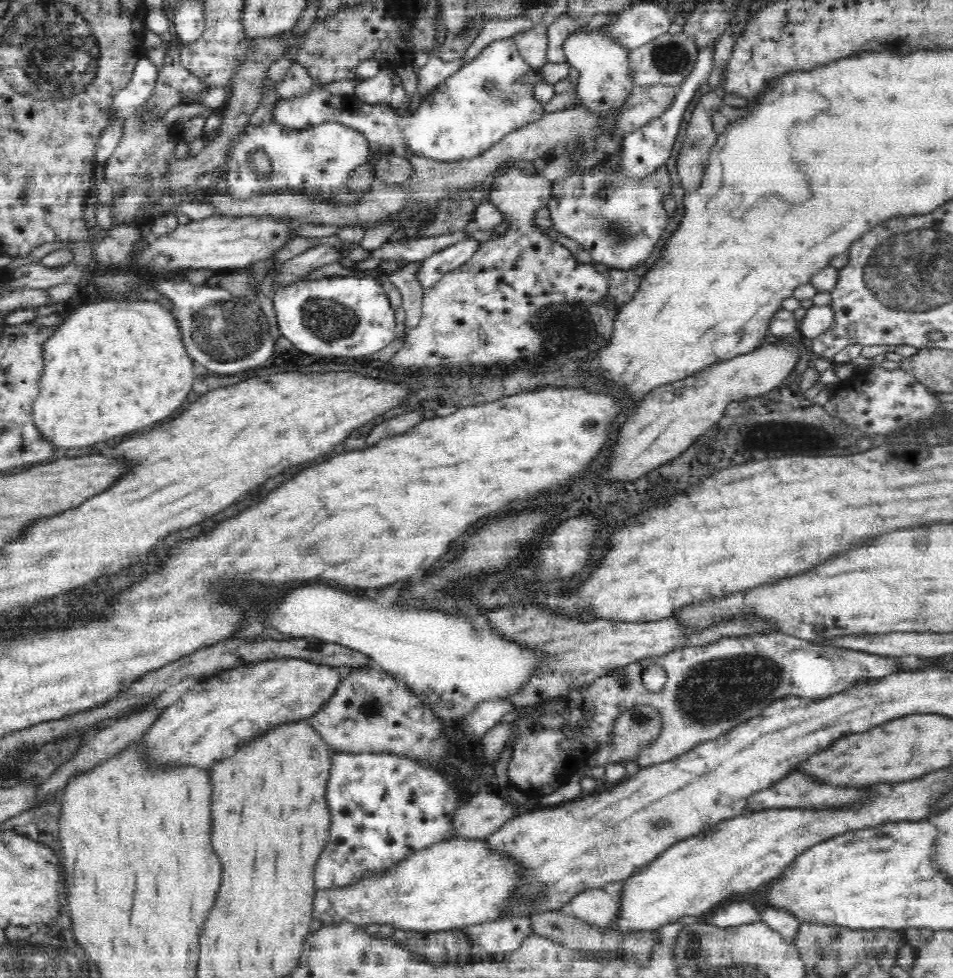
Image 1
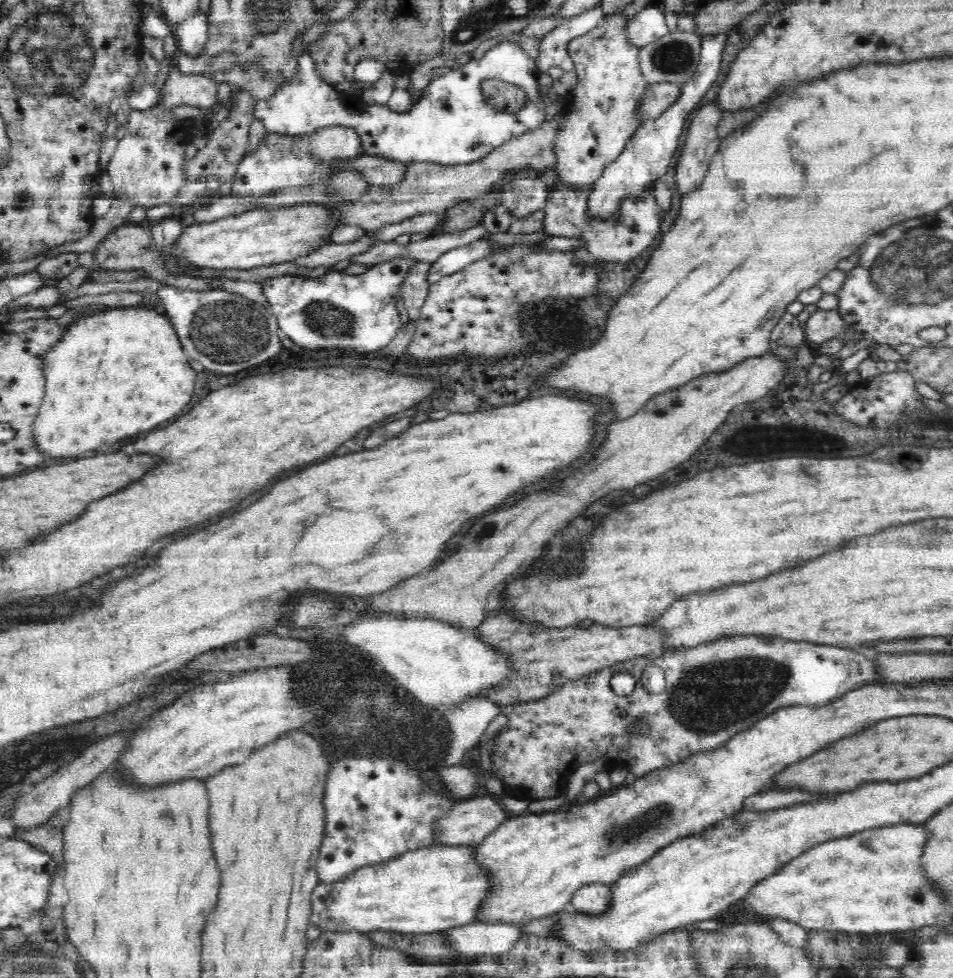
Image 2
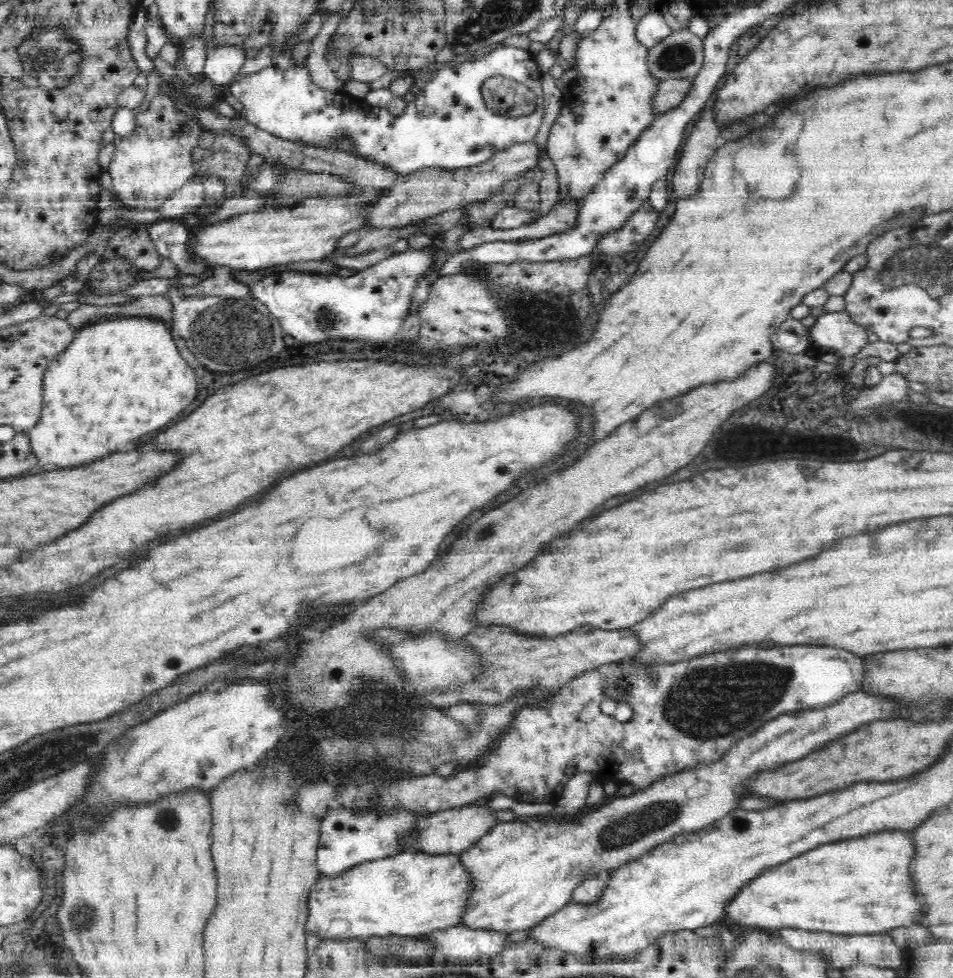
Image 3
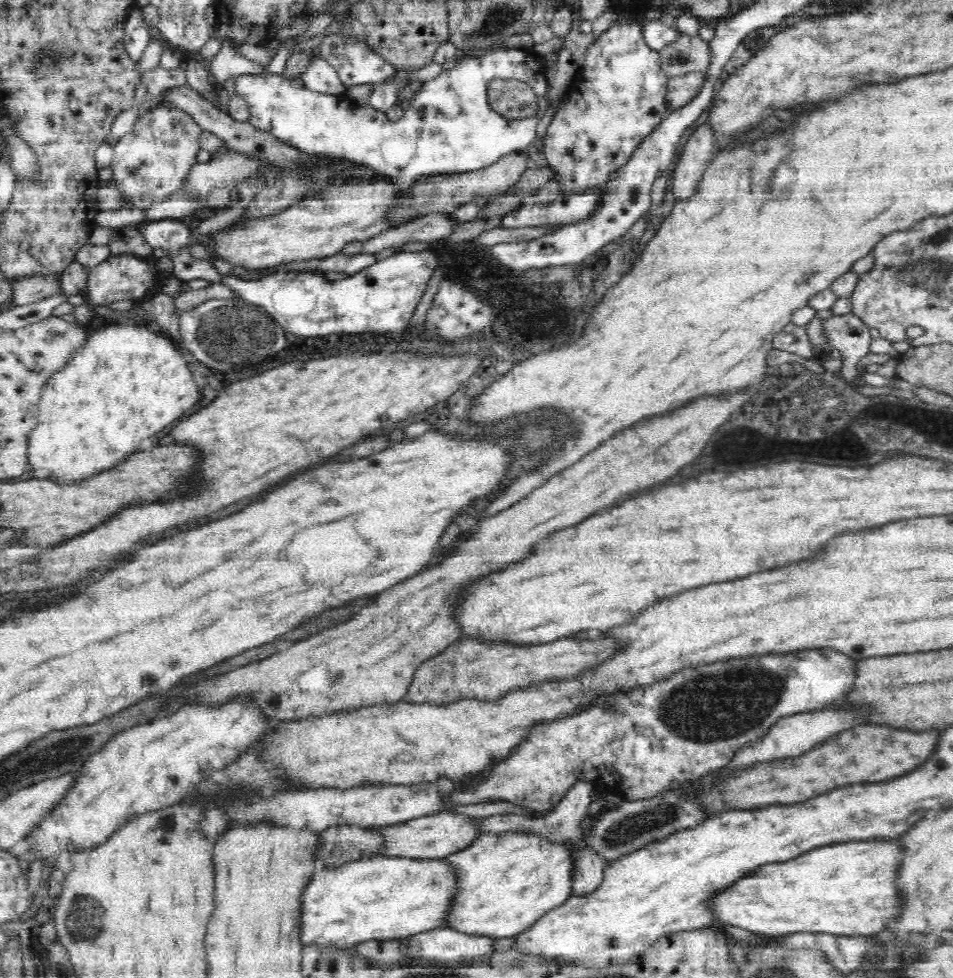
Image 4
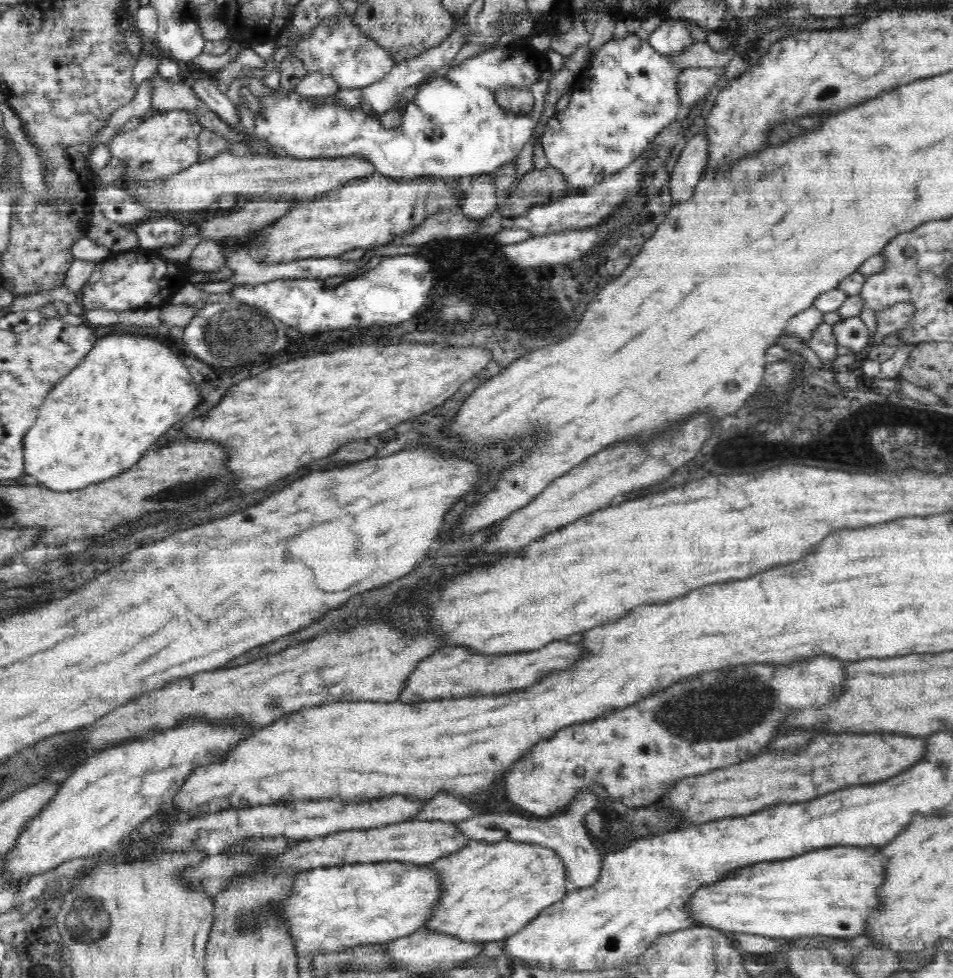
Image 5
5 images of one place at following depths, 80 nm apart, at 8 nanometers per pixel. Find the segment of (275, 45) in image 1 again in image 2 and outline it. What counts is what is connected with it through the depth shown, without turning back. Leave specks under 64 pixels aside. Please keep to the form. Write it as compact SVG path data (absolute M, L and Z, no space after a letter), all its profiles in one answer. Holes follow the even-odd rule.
M238 95L230 101L230 114L224 119L219 126L212 127L208 136L209 141L203 149L199 149L198 154L187 162L187 180L194 181L198 179L206 179L207 176L217 176L220 184L231 182L237 178L238 167L248 158L251 153L250 140L248 140L248 130L252 124L251 114L251 98L252 95Z

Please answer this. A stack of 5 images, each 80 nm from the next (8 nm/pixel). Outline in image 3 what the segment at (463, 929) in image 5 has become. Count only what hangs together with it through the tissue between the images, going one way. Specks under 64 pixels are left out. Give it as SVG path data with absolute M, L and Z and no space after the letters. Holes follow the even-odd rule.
M853 692L843 697L837 703L819 708L796 711L778 716L771 720L755 735L742 739L736 743L722 760L714 764L707 764L690 771L683 772L666 780L653 784L639 793L617 797L611 802L594 810L587 810L580 818L569 823L554 823L554 821L537 821L526 819L501 824L492 827L484 833L474 846L458 852L458 861L464 867L471 888L466 898L465 908L461 913L458 924L474 931L492 931L506 936L518 931L528 931L540 920L551 916L560 908L570 903L573 891L579 886L590 868L610 873L612 868L648 852L650 848L666 842L672 836L682 832L697 830L722 818L738 805L738 792L744 780L762 768L782 766L784 762L798 760L812 752L820 742L830 742L842 734L852 732L860 724L872 720L890 720L894 716L894 706L890 702L882 702L878 698L866 696L866 693Z

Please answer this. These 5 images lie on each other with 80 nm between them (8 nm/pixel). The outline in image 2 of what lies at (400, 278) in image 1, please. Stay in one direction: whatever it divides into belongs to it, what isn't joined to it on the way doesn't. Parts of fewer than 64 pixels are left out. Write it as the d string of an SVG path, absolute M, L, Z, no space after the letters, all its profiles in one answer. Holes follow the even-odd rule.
M419 262L405 280L403 288L403 303L409 318L416 321L422 305L429 295L428 275L432 268L432 262Z

